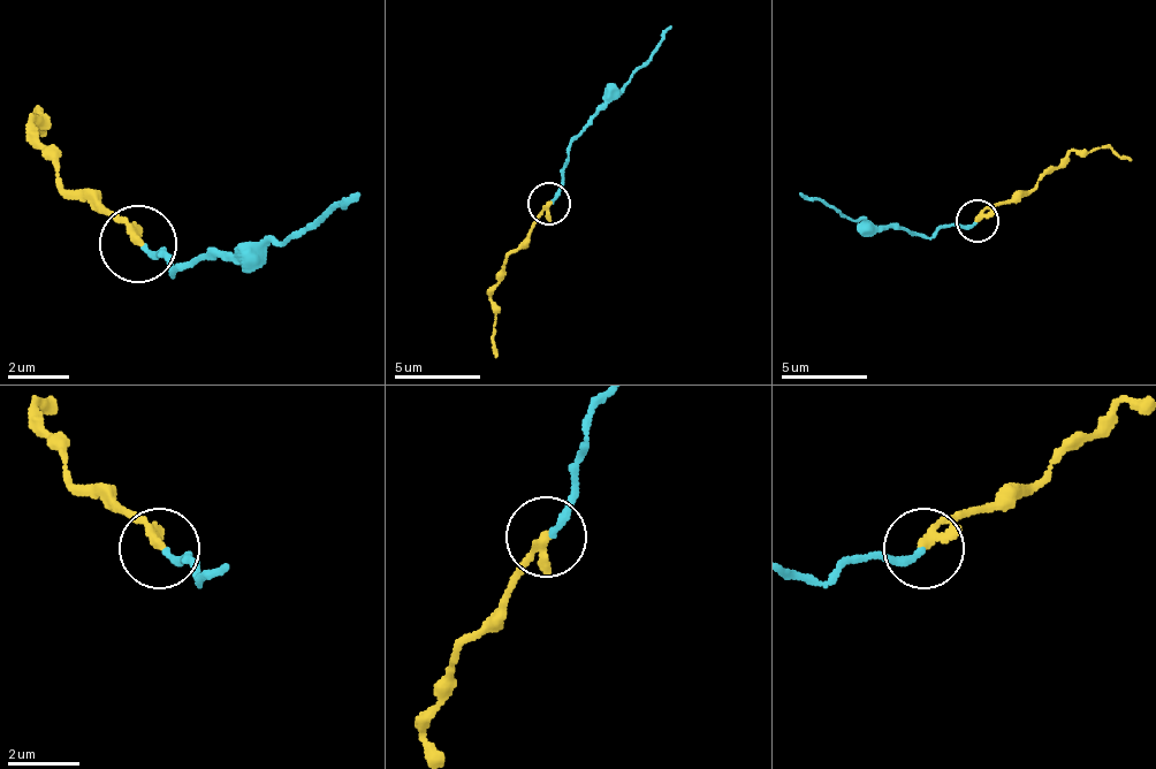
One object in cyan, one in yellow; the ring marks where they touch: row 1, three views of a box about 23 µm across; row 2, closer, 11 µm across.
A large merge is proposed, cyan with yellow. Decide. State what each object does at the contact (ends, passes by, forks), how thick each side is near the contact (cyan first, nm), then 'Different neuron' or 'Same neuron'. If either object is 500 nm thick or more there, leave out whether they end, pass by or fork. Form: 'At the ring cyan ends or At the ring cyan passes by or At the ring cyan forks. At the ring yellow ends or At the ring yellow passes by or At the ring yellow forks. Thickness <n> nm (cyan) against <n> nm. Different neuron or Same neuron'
At the ring cyan ends. At the ring yellow ends. Thickness 190 nm (cyan) against 280 nm. Same neuron

